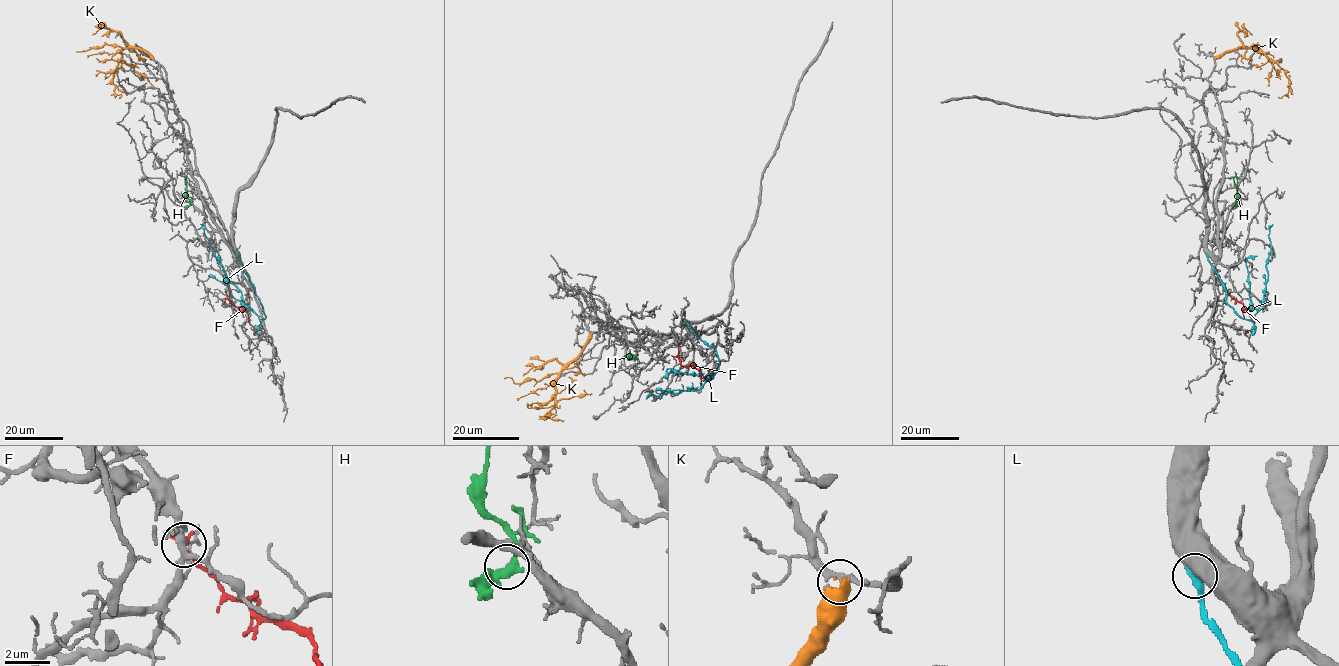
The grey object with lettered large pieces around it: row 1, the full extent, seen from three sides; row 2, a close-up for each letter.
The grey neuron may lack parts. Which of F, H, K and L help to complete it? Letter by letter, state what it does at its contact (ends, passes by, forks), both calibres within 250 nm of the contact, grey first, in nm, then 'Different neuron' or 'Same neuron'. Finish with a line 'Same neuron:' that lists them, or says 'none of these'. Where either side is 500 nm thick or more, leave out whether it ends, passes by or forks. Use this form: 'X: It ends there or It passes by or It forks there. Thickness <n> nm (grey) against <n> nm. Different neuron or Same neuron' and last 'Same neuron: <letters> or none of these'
F: It ends there. Thickness 280 nm (grey) against 240 nm. Different neuron
H: It passes by. Thickness 130 nm (grey) against 420 nm. Different neuron
K: Thickness 200 nm (grey) against 600 nm. Different neuron
L: Thickness 800 nm (grey) against 480 nm. Different neuron
Same neuron: none of these

